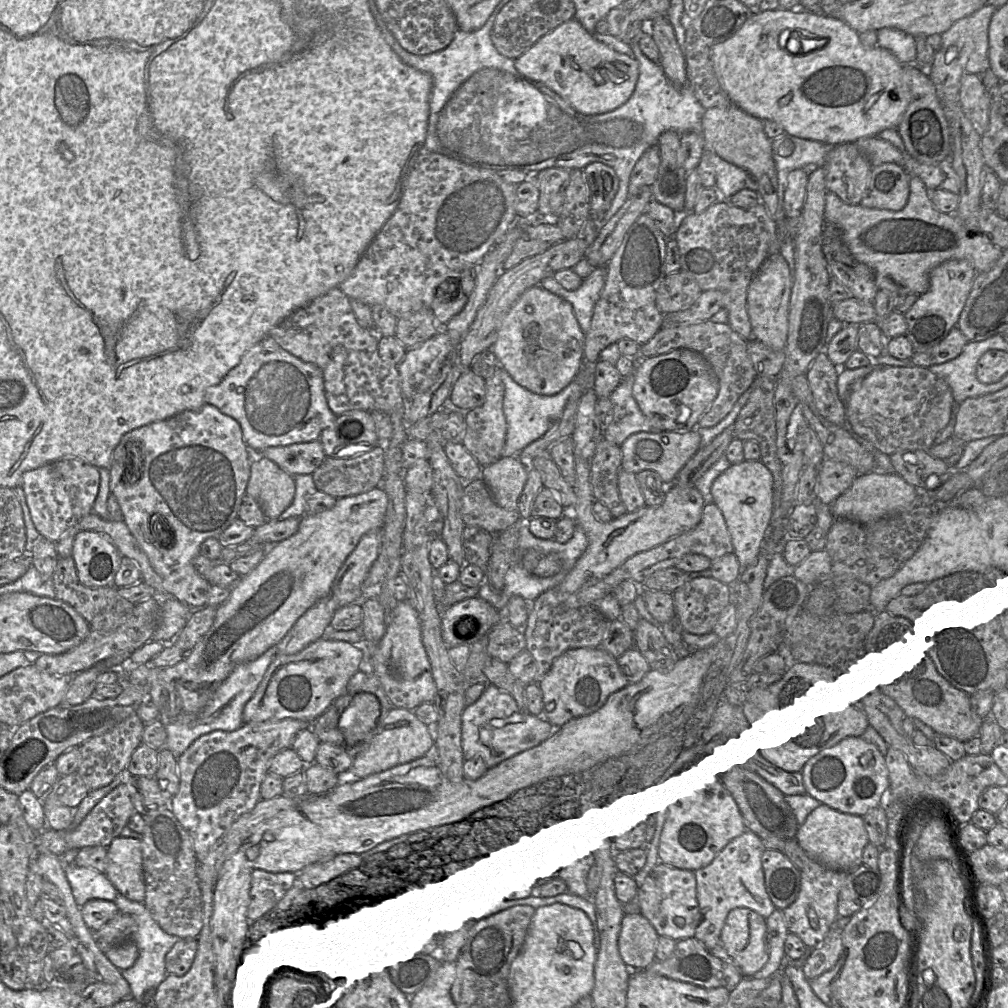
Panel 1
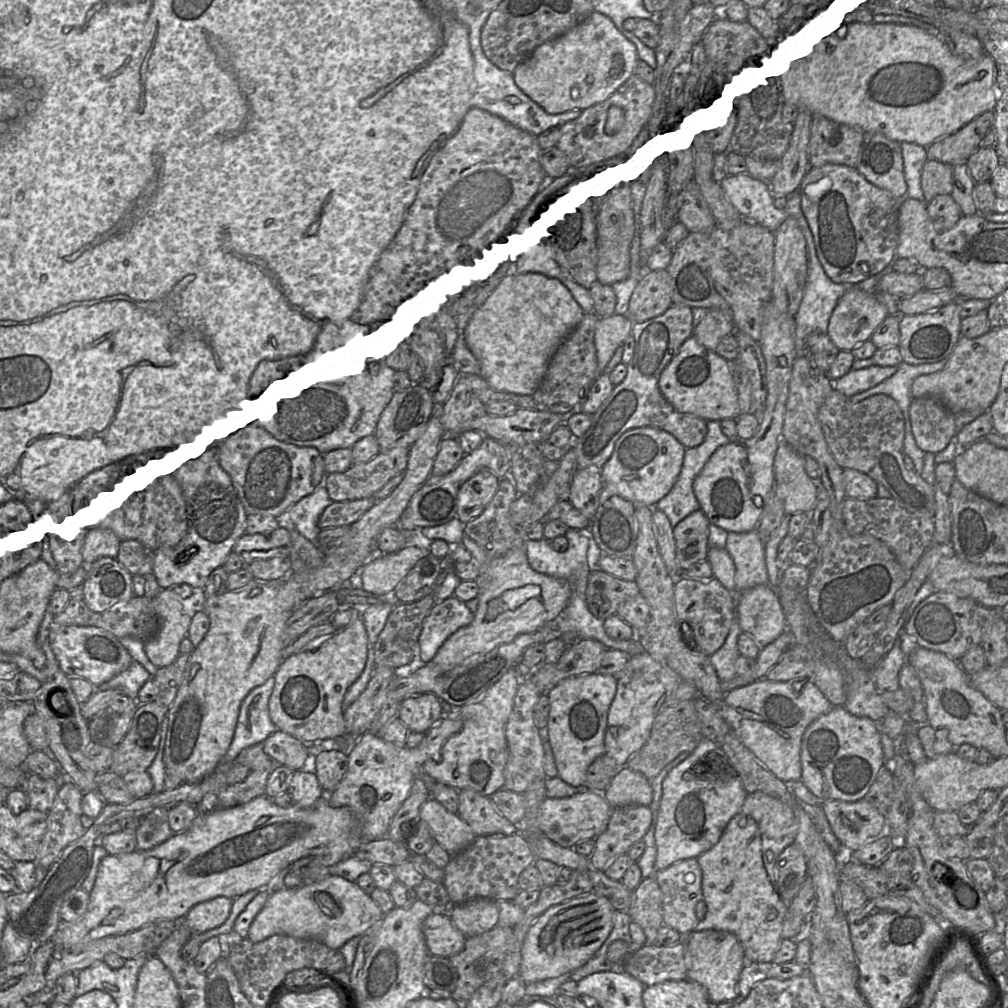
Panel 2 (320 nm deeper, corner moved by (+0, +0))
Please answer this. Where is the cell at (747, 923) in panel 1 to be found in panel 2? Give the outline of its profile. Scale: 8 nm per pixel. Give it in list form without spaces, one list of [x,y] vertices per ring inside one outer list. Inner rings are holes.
[[[704,930],[696,933],[691,931],[686,940],[681,942],[685,947],[684,961],[687,979],[699,983],[706,989],[713,1006],[732,1000],[746,963],[743,948],[737,937],[721,930]]]

